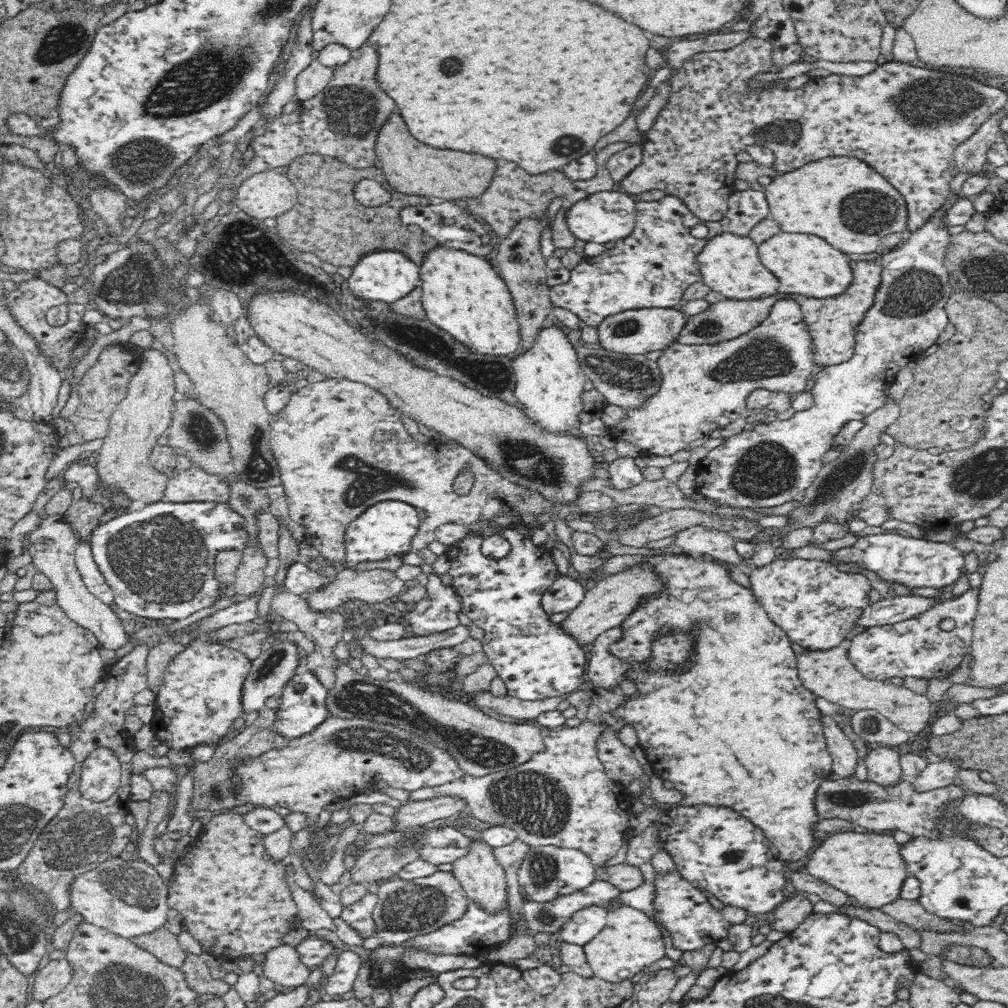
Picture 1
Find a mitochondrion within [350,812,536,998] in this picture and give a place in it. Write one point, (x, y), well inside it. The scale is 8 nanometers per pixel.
(415, 907)

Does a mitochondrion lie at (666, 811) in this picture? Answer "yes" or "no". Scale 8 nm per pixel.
no

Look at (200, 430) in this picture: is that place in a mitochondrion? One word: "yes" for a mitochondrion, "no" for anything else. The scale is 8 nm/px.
yes

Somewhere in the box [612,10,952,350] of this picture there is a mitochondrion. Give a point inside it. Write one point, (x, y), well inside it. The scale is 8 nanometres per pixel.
(915, 292)

